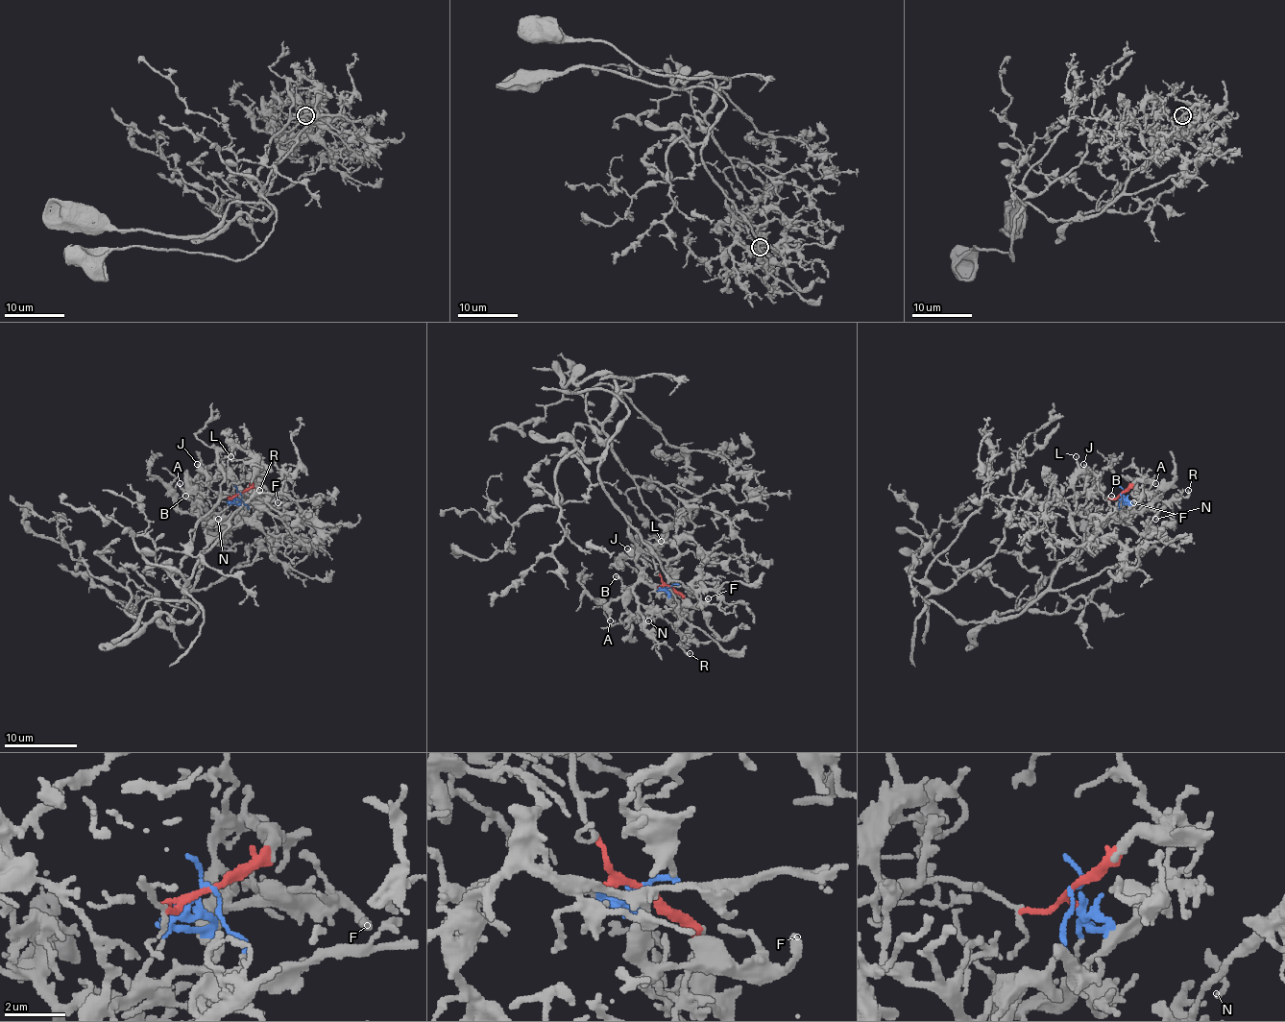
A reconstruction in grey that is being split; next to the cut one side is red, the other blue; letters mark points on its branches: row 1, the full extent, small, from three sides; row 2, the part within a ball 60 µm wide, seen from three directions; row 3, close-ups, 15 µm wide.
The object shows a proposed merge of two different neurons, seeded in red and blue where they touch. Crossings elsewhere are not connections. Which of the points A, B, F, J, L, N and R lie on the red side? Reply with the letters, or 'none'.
J, L

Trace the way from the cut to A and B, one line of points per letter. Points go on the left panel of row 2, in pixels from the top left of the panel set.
A: (240, 494), (234, 496), (218, 520), (207, 521), (176, 506), (173, 490), (180, 482)
B: (240, 494), (218, 520), (204, 521), (202, 508), (185, 496)

